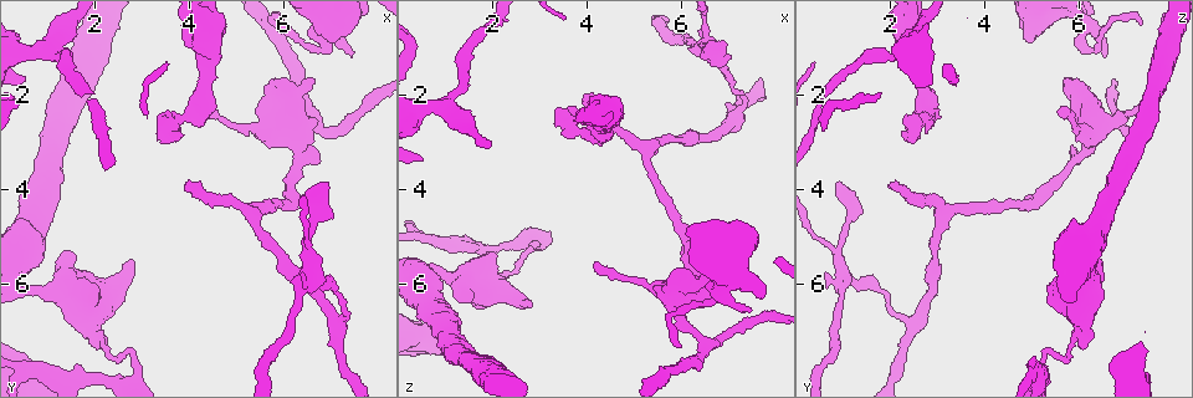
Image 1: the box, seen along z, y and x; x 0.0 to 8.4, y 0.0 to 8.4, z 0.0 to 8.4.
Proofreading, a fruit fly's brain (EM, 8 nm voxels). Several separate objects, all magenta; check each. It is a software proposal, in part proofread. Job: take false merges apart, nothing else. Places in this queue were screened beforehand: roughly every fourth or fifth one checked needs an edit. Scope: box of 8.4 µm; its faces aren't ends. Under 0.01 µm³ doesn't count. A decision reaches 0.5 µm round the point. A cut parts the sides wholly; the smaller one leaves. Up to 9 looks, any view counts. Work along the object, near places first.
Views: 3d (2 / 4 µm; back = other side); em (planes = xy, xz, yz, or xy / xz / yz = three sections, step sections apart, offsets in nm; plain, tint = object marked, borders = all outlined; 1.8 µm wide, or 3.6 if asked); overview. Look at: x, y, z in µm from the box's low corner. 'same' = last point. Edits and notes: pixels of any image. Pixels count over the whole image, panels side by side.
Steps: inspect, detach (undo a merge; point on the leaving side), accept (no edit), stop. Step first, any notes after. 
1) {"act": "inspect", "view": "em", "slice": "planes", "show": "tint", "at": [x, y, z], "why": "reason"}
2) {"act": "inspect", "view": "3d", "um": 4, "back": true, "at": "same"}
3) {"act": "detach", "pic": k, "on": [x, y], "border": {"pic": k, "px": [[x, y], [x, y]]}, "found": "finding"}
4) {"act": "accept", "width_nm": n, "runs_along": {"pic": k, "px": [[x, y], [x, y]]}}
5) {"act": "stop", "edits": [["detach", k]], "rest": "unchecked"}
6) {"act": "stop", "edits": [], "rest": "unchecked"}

{"act": "inspect", "view": "3d", "um": 4, "back": true, "at": [6.45, 2.35, 7.25], "why": "sharp bend"}

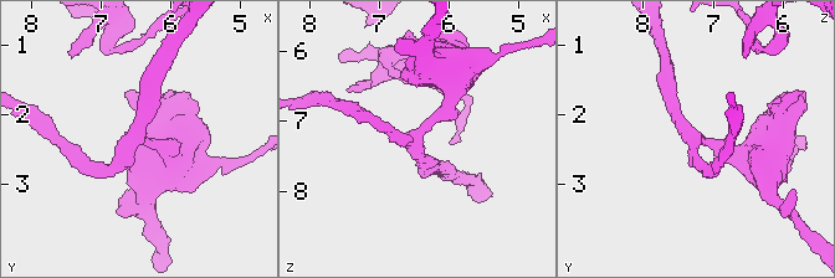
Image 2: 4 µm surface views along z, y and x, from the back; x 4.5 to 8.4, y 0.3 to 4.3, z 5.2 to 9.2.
{"act": "inspect", "view": "em", "slice": "planes", "show": "borders", "at": [6.45, 2.35, 7.25], "arms": 3, "arm_widths_nm": [200, 220, 280], "why": "need the tissue"}

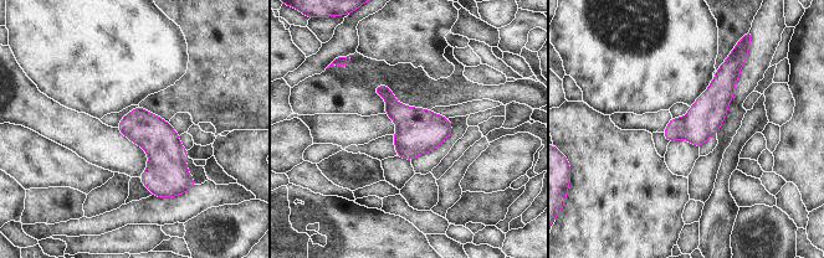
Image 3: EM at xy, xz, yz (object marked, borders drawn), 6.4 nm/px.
{"act": "accept", "found": "all the same neuron"}

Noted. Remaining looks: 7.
{"act": "inspect", "view": "3d", "um": 2, "at": [2.80, 7.60, 5.25], "why": "sharp bend"}

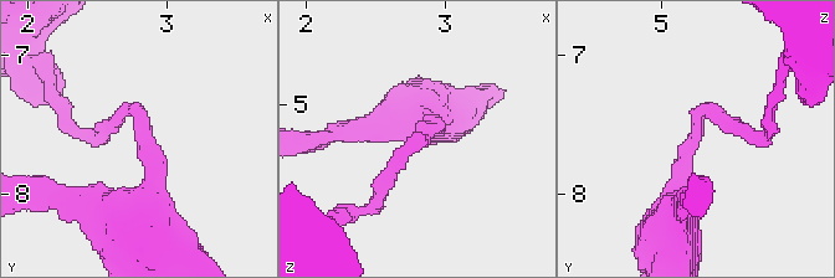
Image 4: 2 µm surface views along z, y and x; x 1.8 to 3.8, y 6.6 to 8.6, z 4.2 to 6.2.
{"act": "inspect", "view": "em", "slice": "xy", "step": 8, "show": "tint", "at": [2.80, 7.60, 5.24]}

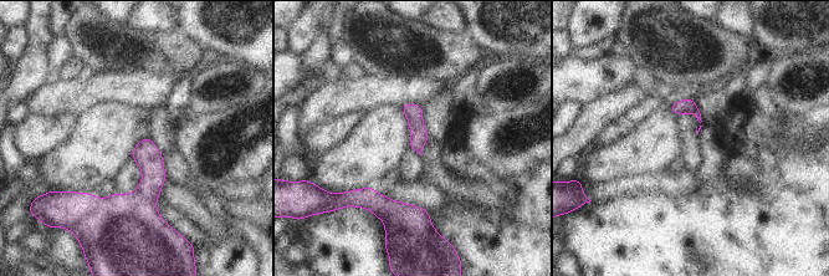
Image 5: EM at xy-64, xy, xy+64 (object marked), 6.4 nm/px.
{"act": "inspect", "view": "em", "slice": "planes", "show": "tint", "at": "same"}

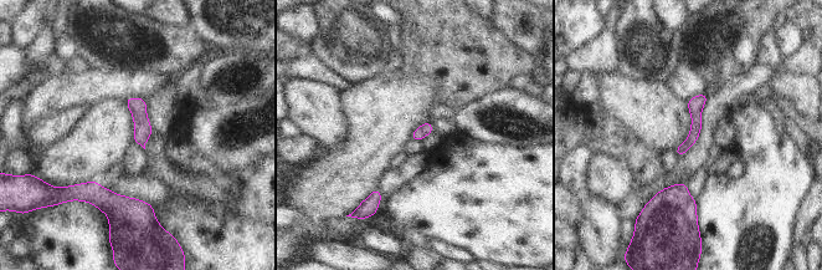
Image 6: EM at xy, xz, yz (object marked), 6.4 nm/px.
{"act": "accept", "found": "all the same neuron"}

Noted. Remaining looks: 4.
{"act": "inspect", "view": "3d", "um": 2, "at": [0.95, 1.05, 2.20], "why": "branch point"}

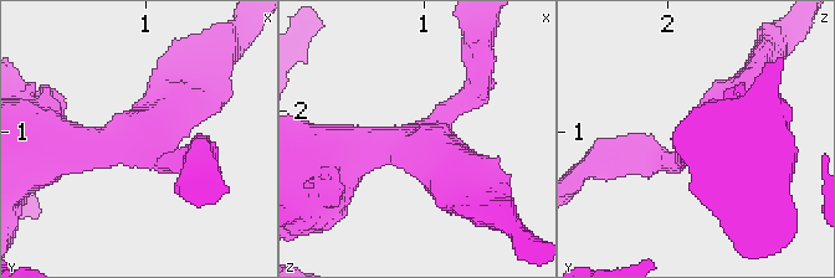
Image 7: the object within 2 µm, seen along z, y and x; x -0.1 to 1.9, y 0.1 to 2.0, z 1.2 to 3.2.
{"act": "inspect", "view": "em", "slice": "xy", "step": 8, "show": "tint", "at": [0.98, 1.04, 2.22], "why": "shape alone is not enough"}

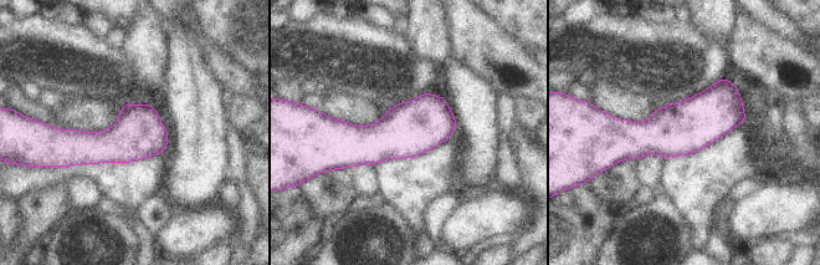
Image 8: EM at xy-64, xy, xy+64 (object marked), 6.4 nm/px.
{"act": "inspect", "view": "em", "slice": "planes", "show": "borders", "at": "same"}

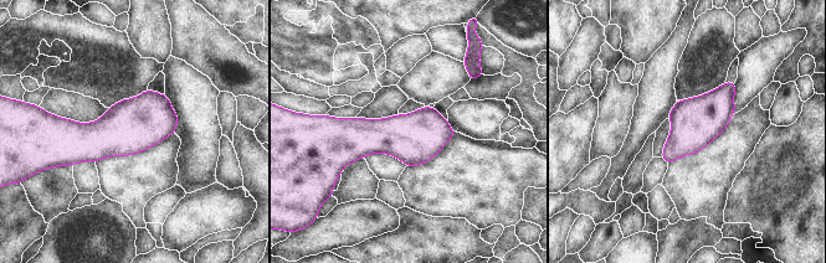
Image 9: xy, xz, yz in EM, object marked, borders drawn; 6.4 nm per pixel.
{"act": "accept", "found": "all the same neuron"}

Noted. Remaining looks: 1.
{"act": "stop", "edits": [], "rest": "unchecked"}

